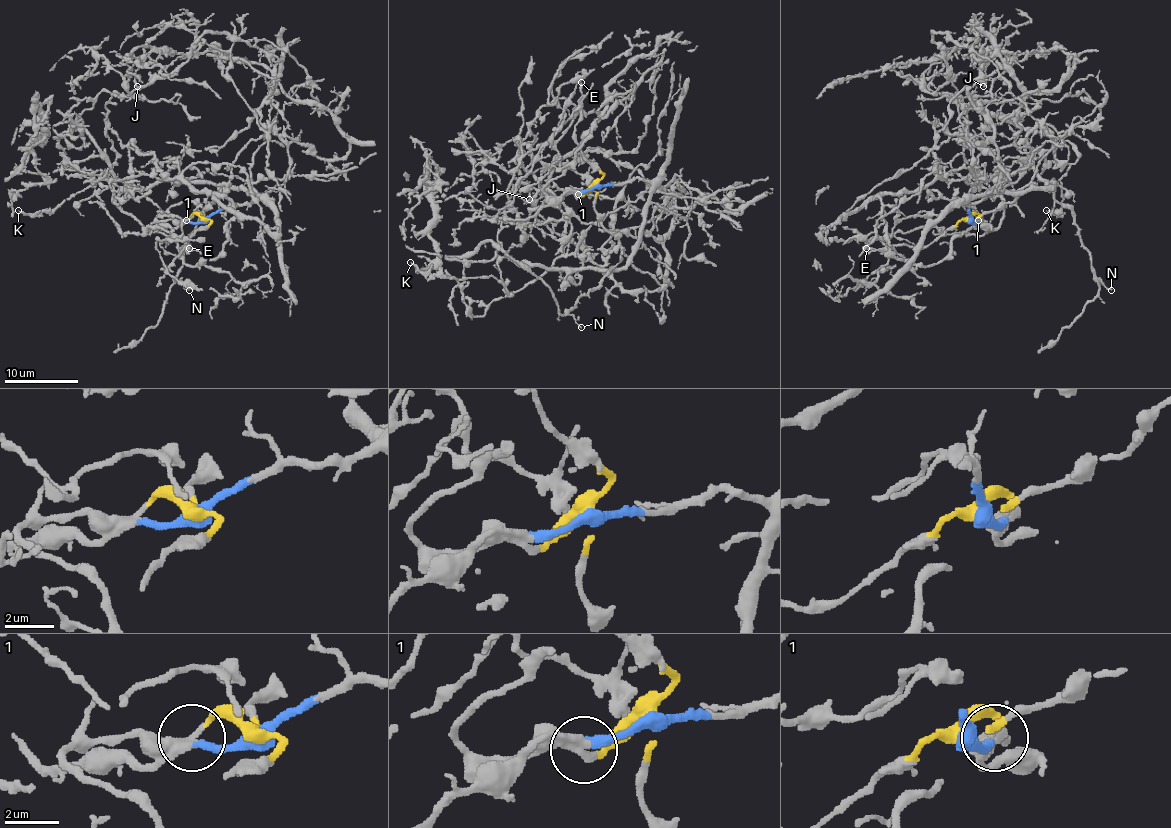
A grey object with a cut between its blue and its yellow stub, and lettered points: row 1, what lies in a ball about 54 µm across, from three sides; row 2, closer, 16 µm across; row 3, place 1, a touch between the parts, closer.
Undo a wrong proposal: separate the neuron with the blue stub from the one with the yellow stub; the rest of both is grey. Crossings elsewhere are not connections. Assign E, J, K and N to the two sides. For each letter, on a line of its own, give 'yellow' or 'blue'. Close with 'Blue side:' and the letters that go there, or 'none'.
E: yellow
J: yellow
K: yellow
N: blue
Blue side: N

